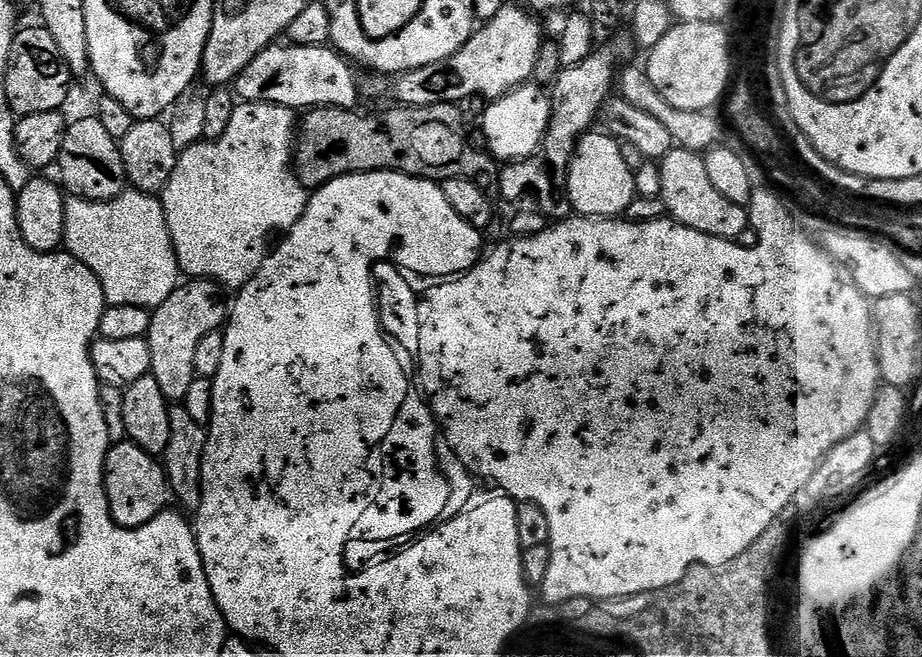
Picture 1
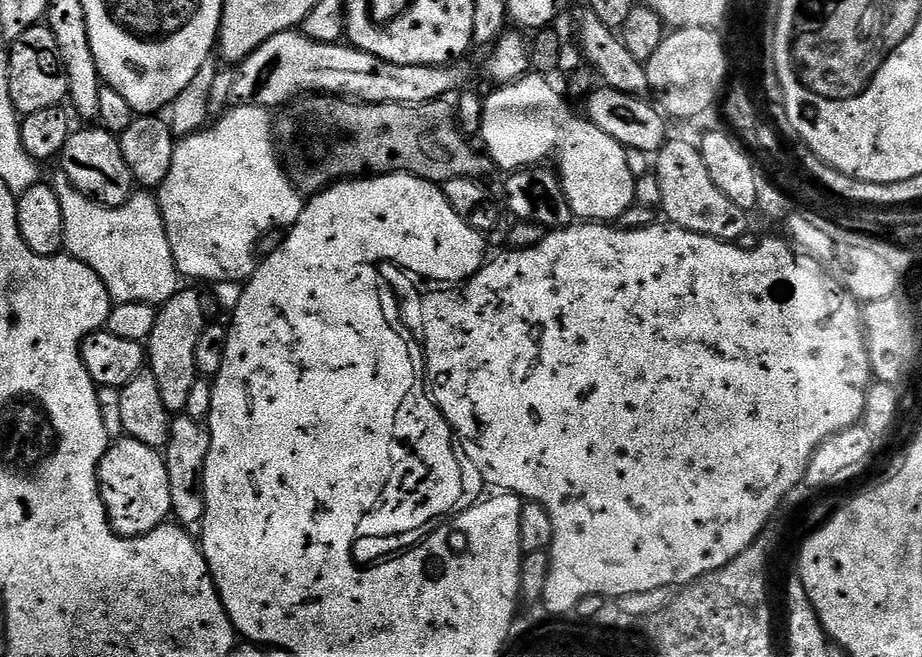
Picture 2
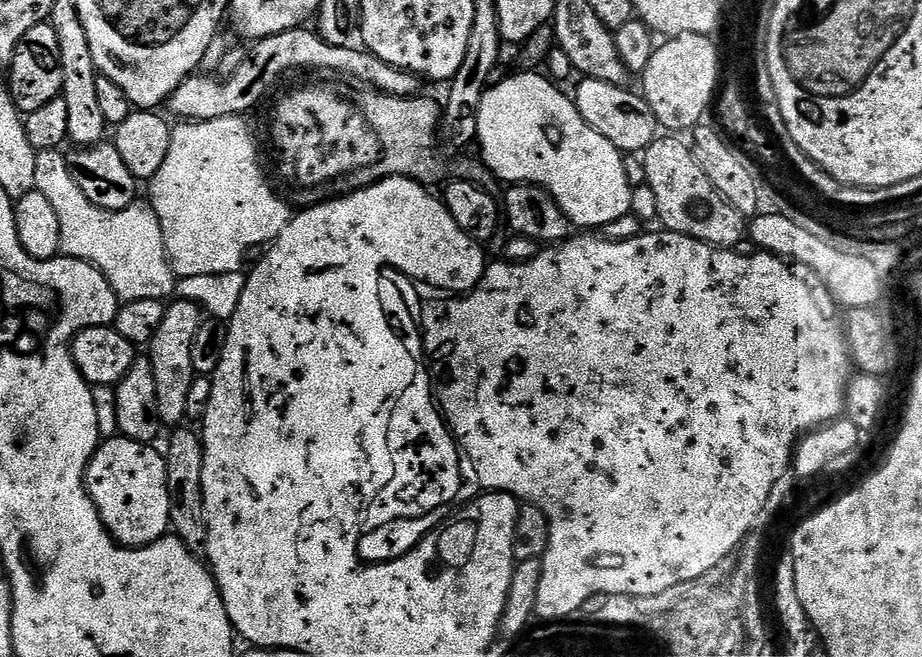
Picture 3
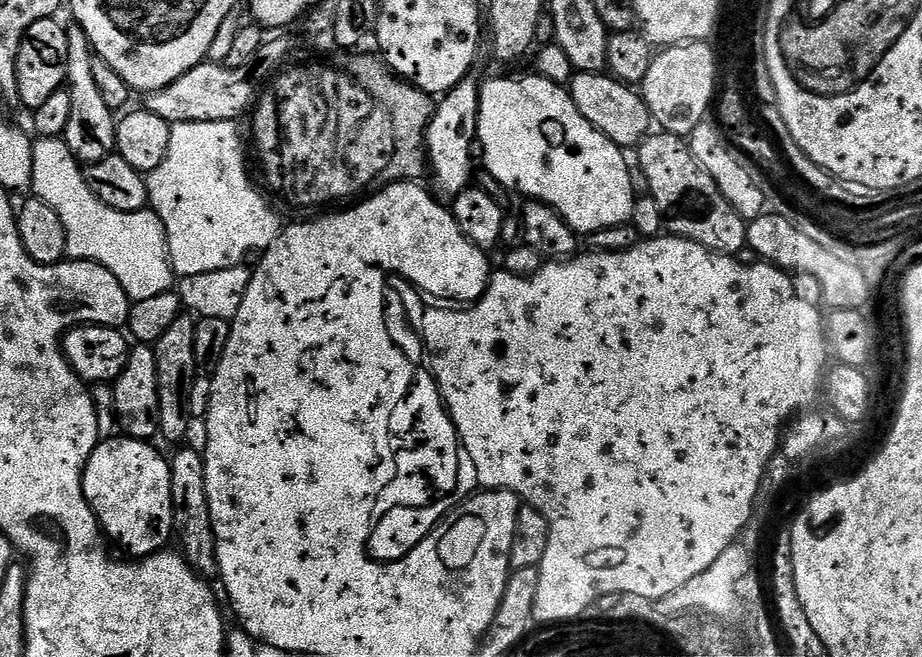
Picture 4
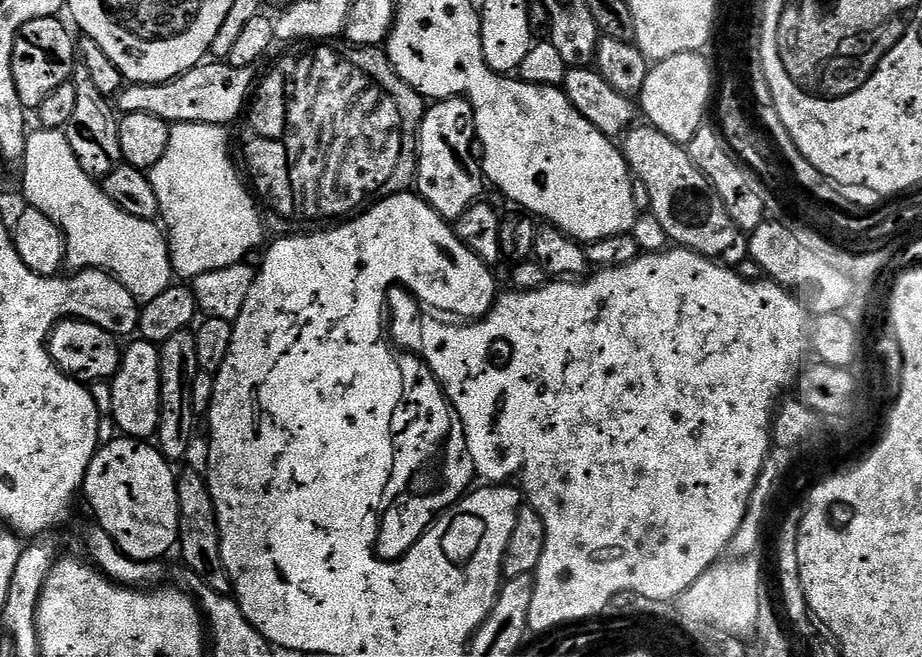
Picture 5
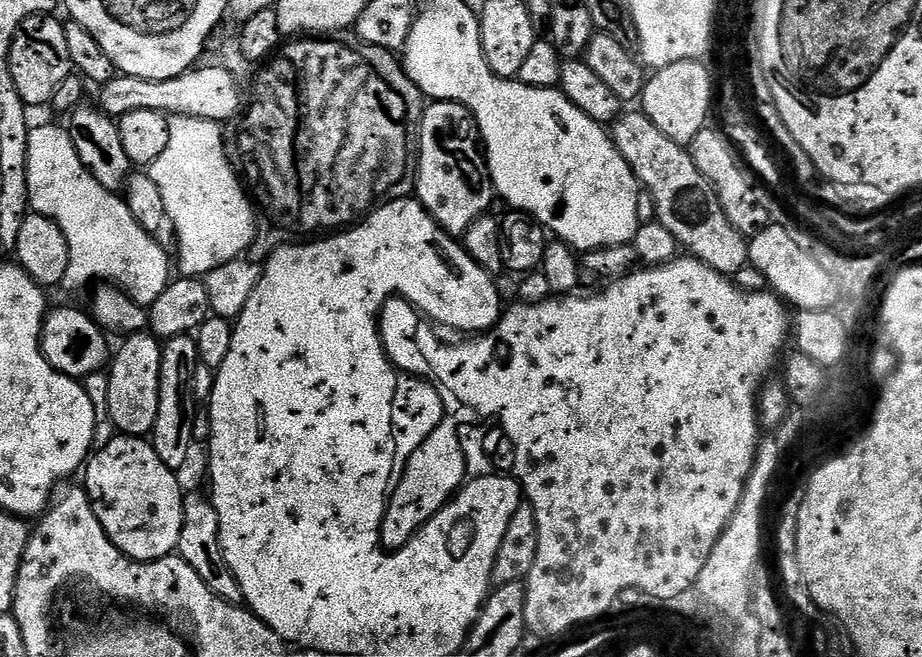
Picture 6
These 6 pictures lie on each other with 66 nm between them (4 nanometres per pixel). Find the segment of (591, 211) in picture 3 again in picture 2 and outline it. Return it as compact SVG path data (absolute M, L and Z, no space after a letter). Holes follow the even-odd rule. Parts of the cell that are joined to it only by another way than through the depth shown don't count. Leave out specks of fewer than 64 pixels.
M536 74L531 78L507 85L504 116L485 115L479 130L479 135L484 136L483 151L495 167L497 164L507 170L519 170L526 164L524 132L552 132L556 160L560 163L560 185L564 187L564 199L571 215L584 222L615 222L618 214L636 203L636 179L626 162L626 148L614 142L610 134L598 130L591 120L583 115L575 116L547 75Z

